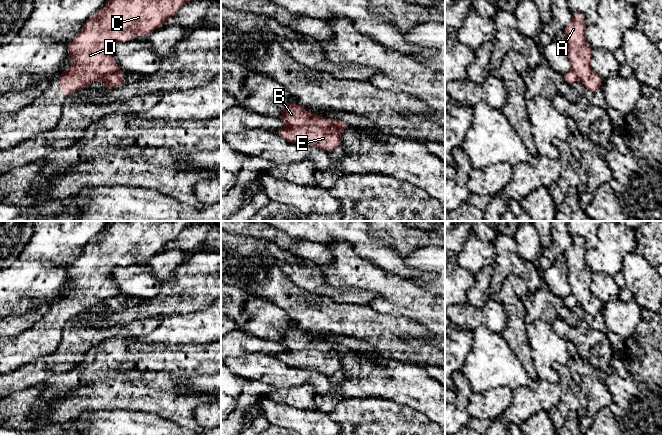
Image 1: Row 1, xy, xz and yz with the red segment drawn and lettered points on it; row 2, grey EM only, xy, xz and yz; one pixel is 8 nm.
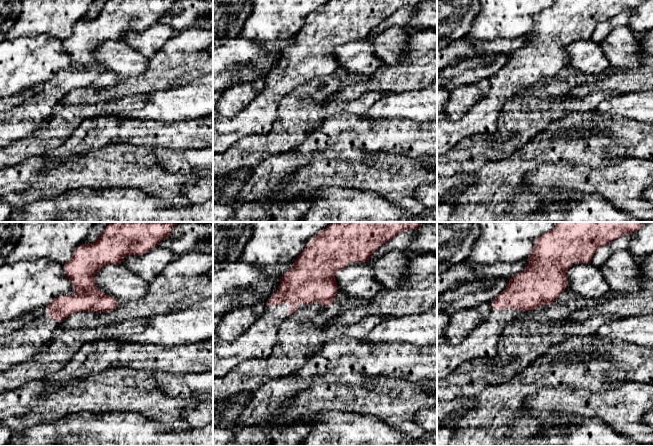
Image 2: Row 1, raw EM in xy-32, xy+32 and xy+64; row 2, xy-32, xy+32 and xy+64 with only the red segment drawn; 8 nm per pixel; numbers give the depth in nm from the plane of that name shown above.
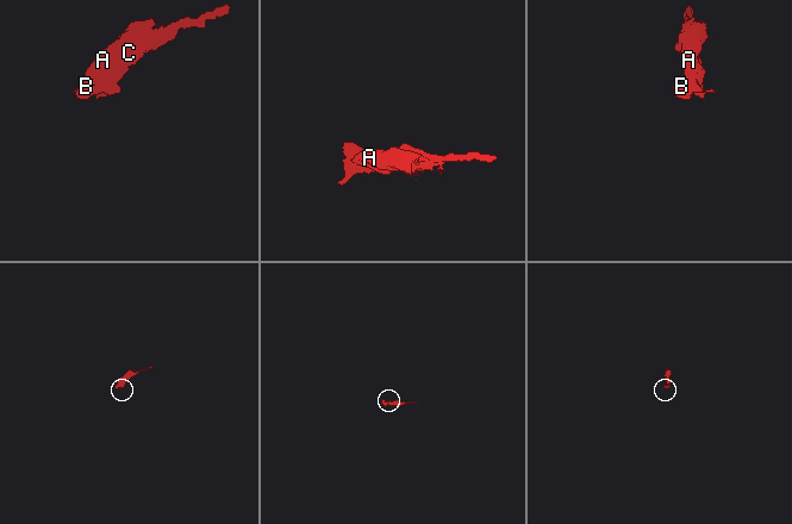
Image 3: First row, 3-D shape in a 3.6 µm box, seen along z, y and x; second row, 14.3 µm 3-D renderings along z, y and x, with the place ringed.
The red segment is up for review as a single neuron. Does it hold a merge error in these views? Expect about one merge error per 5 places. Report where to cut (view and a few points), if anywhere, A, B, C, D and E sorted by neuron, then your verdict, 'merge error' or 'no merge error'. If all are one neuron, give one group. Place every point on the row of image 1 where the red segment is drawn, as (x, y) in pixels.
no cut; A B C D E; no merge error

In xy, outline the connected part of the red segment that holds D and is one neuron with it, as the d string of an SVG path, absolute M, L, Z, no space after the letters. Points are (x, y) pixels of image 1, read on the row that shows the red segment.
M110 0L85 22L82 30L69 42L68 55L73 57L74 61L59 74L61 92L67 97L98 80L102 82L104 89L122 87L125 74L110 55L114 45L129 42L132 36L150 35L190 1L193 0Z

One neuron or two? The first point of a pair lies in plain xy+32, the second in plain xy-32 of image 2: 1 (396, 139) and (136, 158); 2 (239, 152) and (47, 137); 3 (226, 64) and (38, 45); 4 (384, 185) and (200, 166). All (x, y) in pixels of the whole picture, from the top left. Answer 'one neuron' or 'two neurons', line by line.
1: two neurons
2: one neuron
3: one neuron
4: two neurons

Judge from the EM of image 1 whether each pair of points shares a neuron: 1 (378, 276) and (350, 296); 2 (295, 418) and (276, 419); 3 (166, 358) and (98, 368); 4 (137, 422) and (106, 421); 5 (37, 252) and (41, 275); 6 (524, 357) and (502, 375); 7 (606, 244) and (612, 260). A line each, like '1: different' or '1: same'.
1: different
2: same
3: same
4: same
5: different
6: different
7: same

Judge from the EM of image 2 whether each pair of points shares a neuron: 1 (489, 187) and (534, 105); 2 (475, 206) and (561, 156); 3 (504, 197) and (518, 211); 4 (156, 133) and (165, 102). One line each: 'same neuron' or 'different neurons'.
1: different neurons
2: same neuron
3: same neuron
4: different neurons

